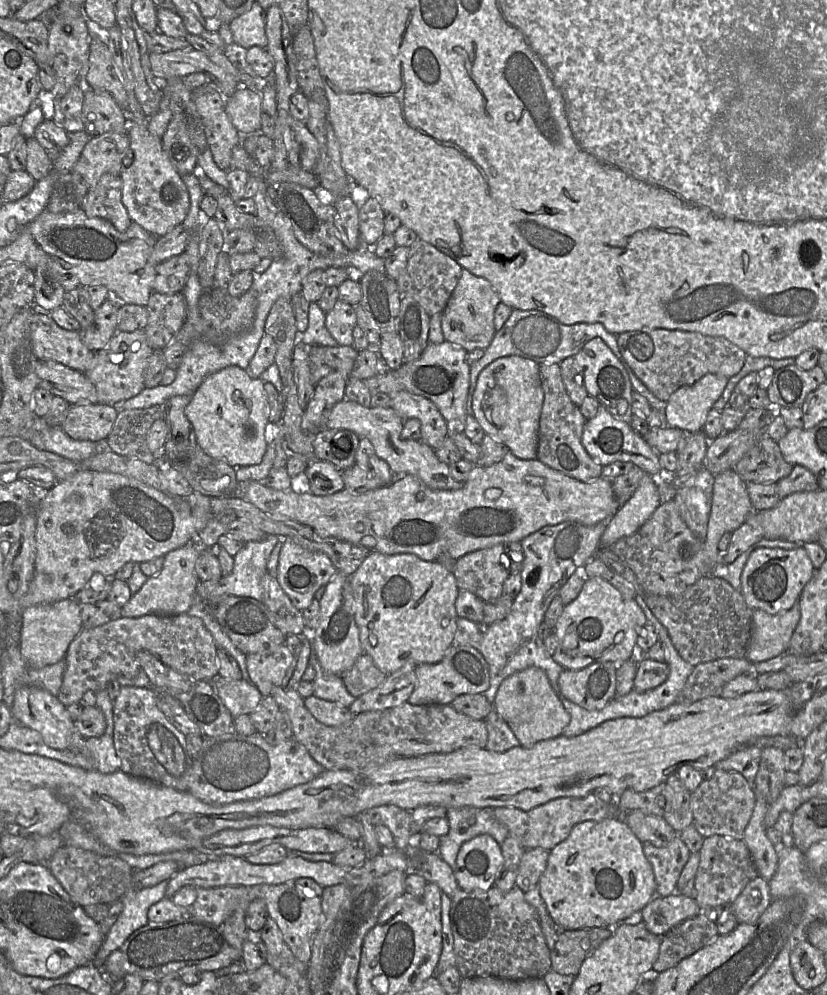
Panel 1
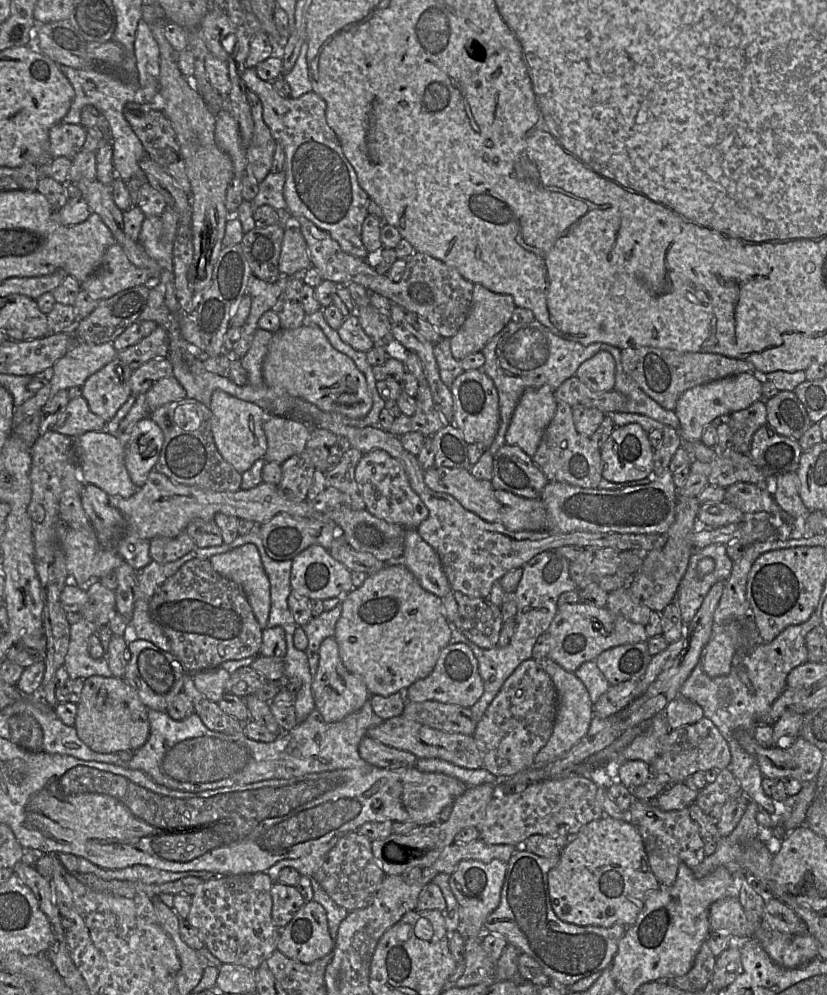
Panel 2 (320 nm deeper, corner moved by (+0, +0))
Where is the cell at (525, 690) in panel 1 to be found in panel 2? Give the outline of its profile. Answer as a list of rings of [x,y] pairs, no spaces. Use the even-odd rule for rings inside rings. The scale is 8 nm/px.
[[[550,658],[536,662],[550,676],[557,692],[557,711],[551,737],[534,757],[534,763],[545,764],[562,756],[587,734],[594,710],[587,688],[573,672],[568,672]]]

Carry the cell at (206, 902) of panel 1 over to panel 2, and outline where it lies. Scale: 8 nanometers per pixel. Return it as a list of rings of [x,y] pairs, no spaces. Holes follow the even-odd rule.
[[[266,872],[222,876],[206,880],[192,896],[188,922],[197,929],[204,946],[223,964],[245,966],[254,971],[277,950],[281,929],[276,926],[271,917],[273,881]]]

